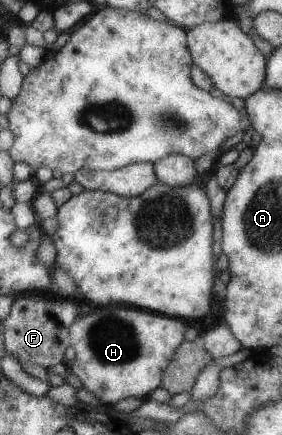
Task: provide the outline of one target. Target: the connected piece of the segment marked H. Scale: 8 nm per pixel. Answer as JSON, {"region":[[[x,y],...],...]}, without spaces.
{"region":[[[122,305],[99,306],[98,311],[84,317],[77,316],[68,327],[70,347],[75,355],[66,364],[68,373],[74,373],[81,385],[90,391],[103,406],[110,407],[120,399],[149,397],[161,385],[164,369],[172,363],[176,347],[182,343],[183,320],[142,311]]]}

